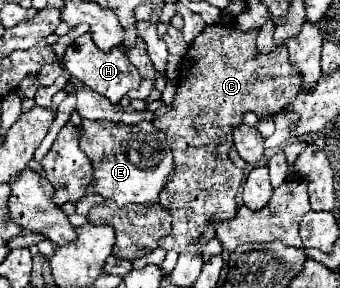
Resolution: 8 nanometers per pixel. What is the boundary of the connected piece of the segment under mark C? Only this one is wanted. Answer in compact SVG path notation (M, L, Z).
M208 25L182 57L174 109L154 119L154 125L166 135L176 165L160 193L160 203L172 215L172 233L158 241L164 251L186 253L192 243L202 251L214 239L216 225L234 217L244 171L234 167L228 157L232 129L242 123L246 111L258 117L276 115L302 87L302 77L290 65L286 45L264 55L256 49L256 37L258 29L240 31L234 25Z

